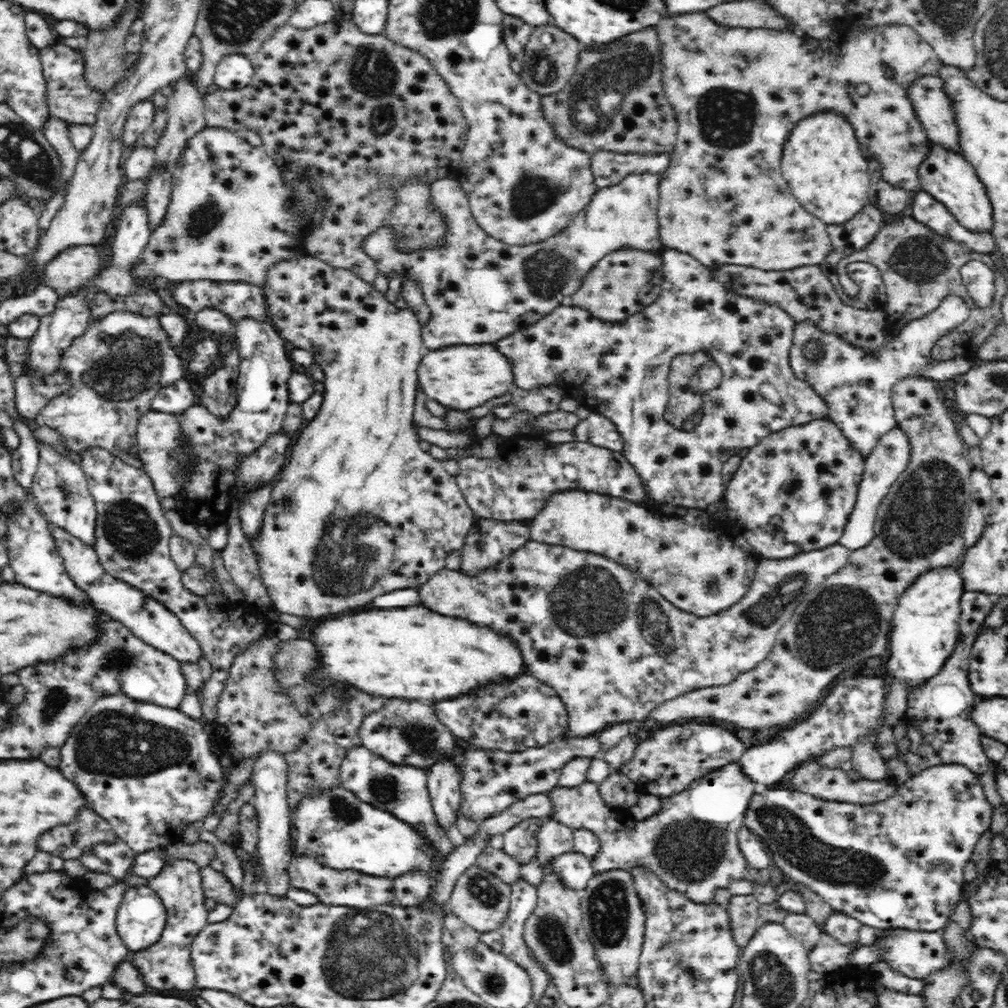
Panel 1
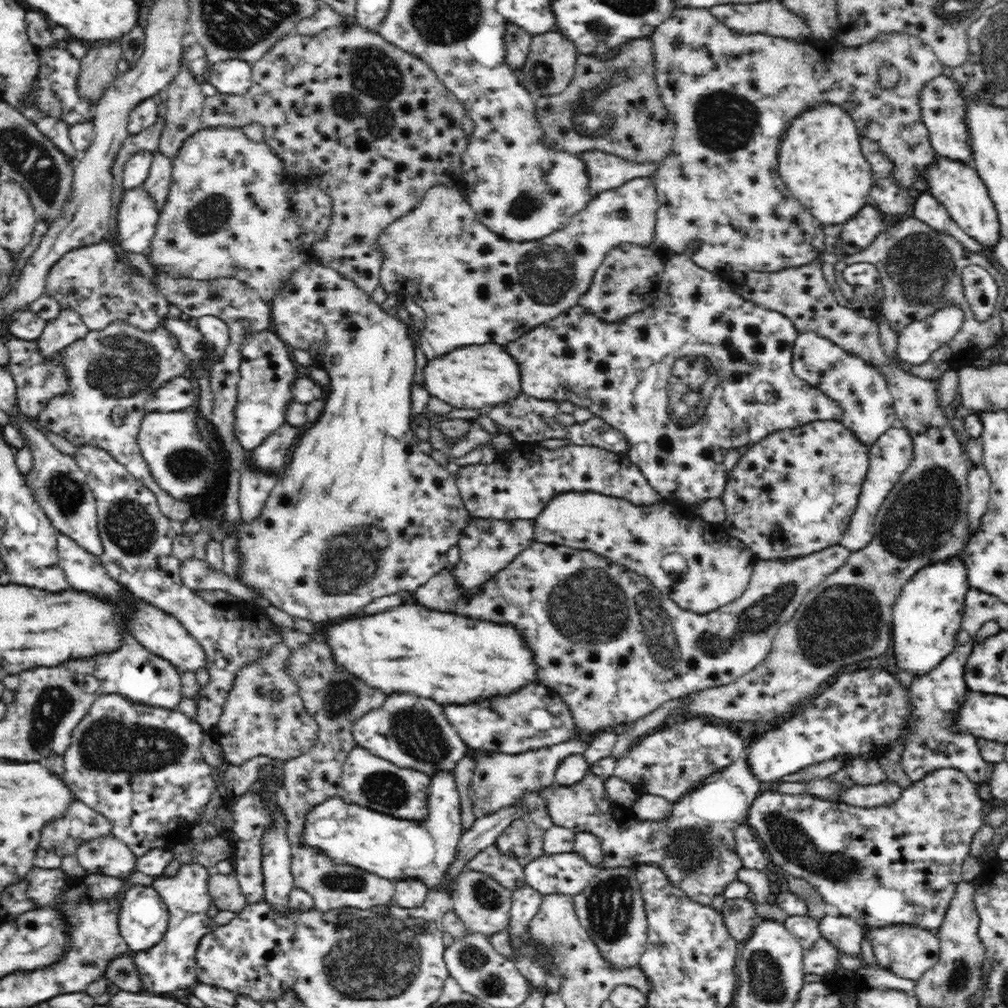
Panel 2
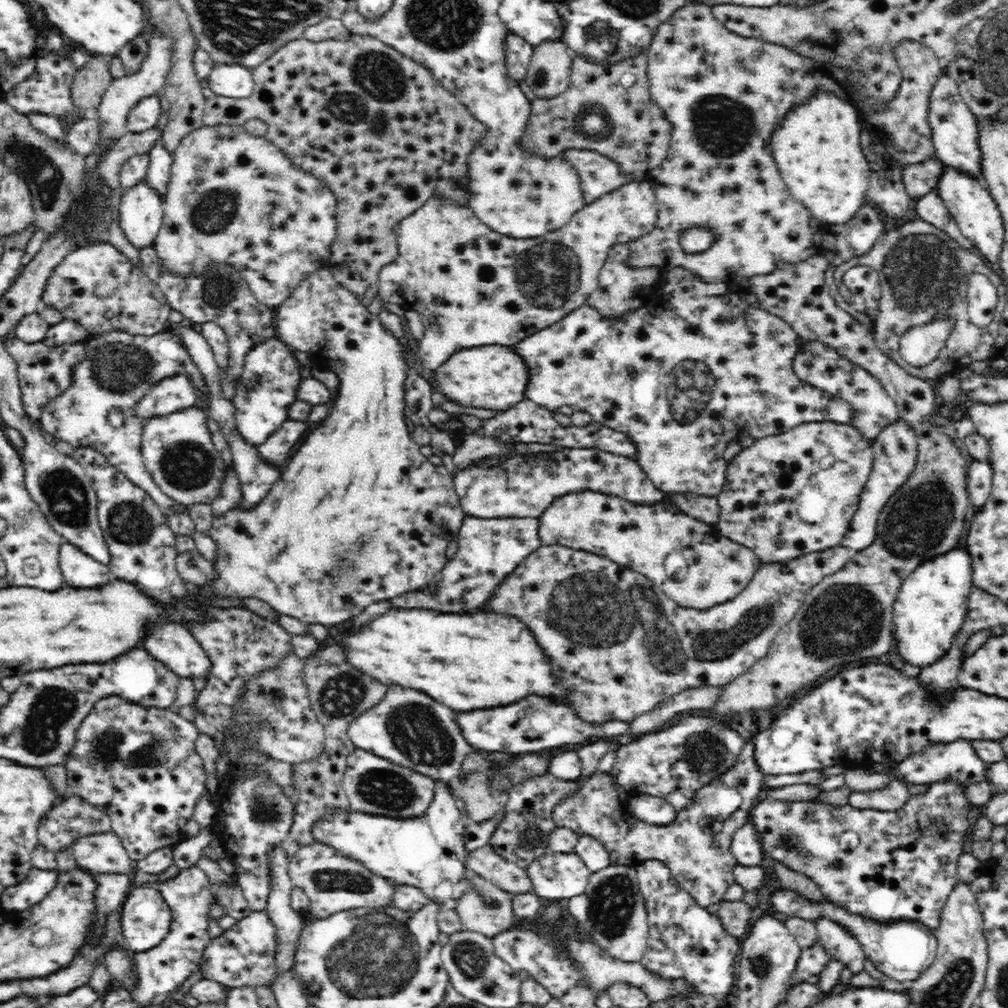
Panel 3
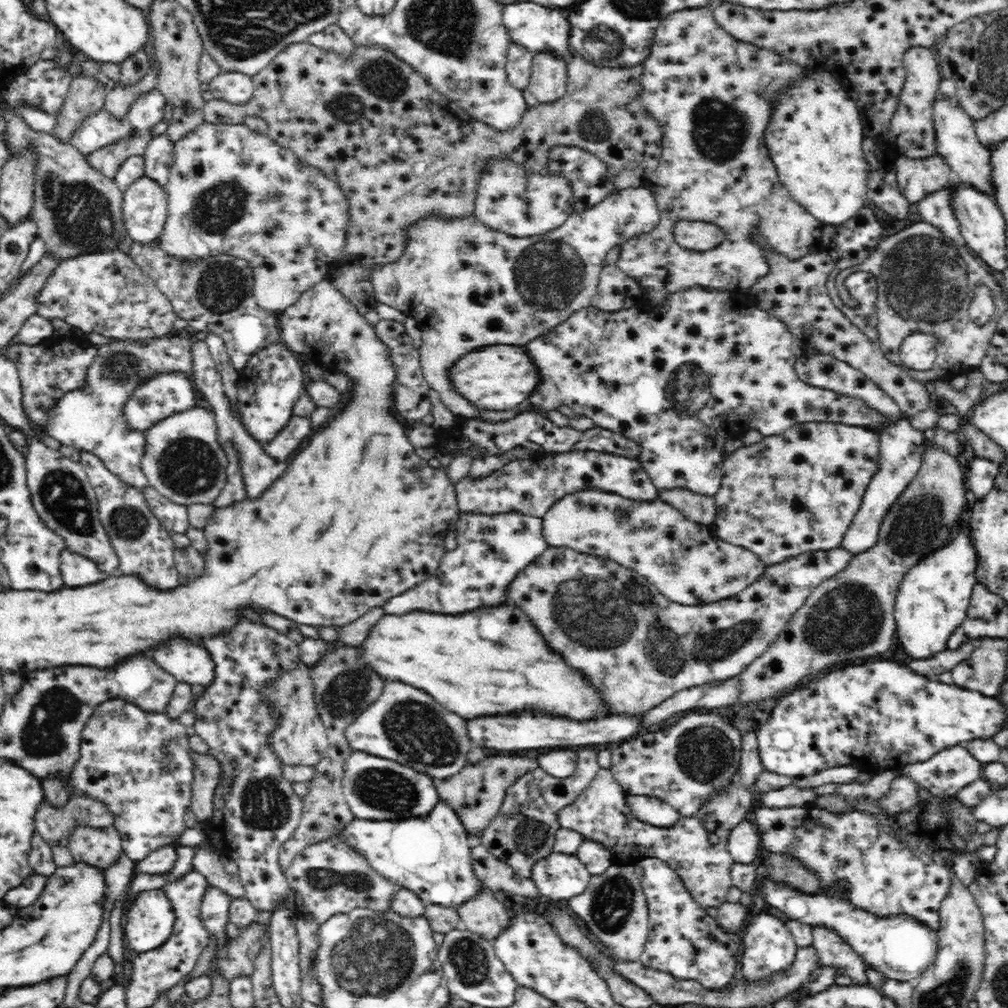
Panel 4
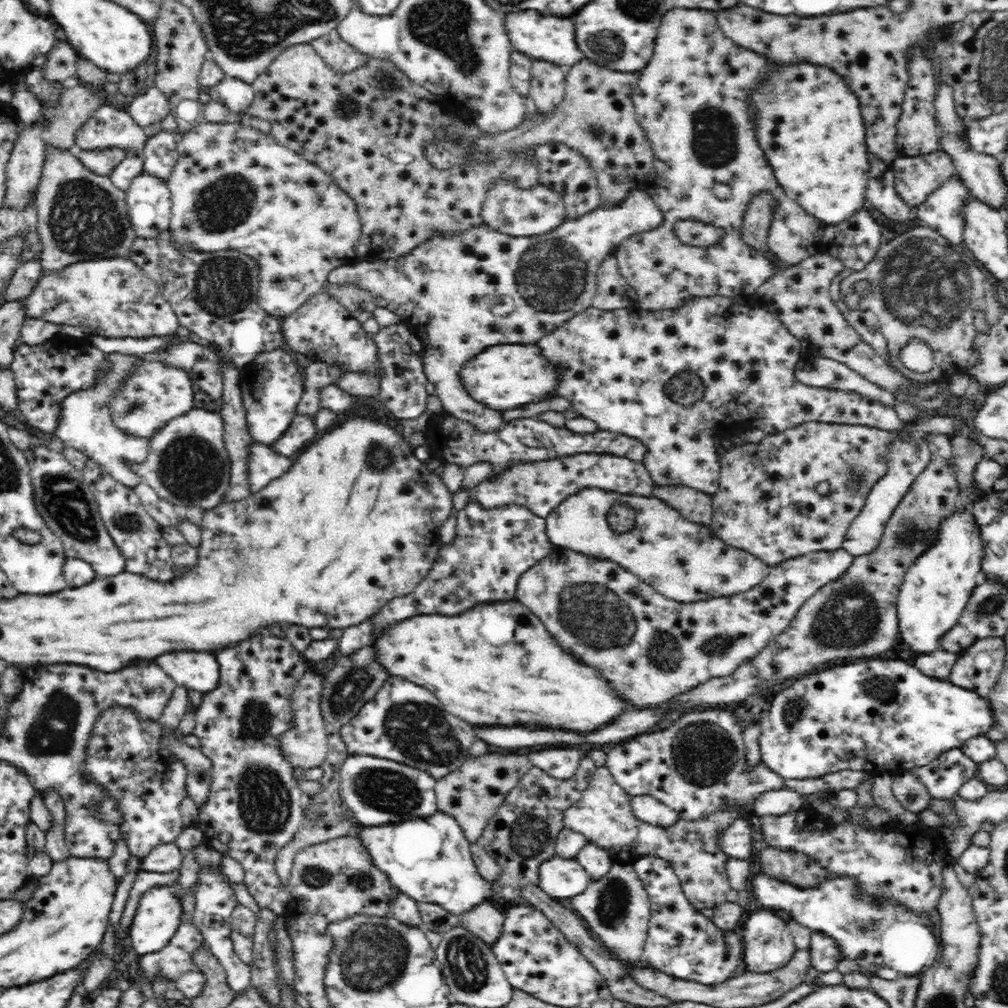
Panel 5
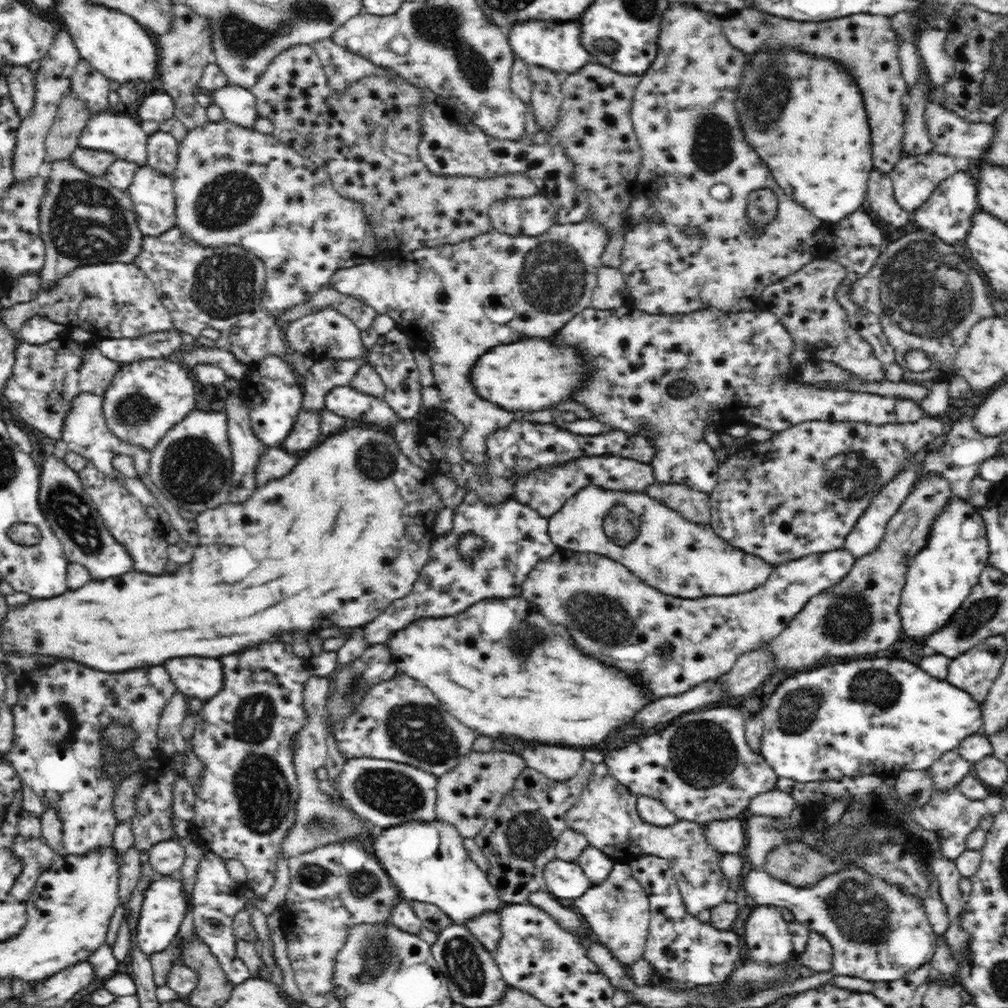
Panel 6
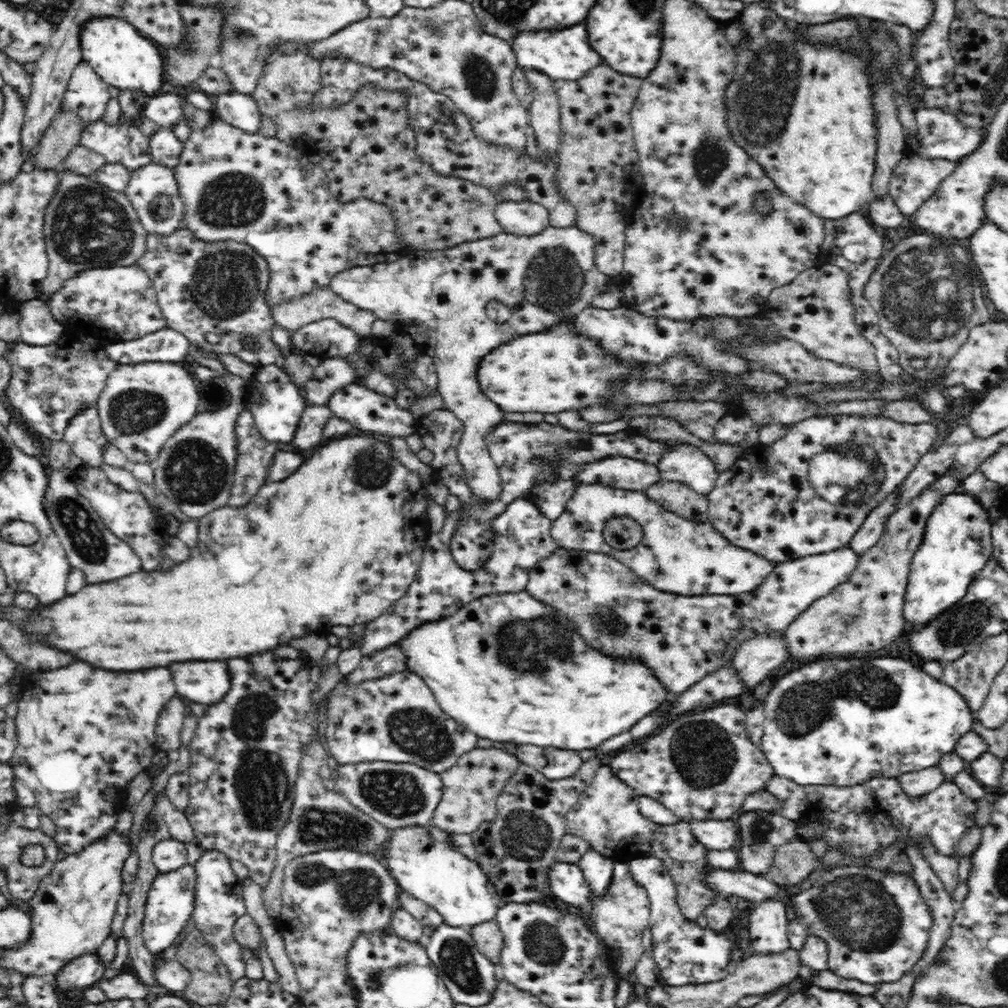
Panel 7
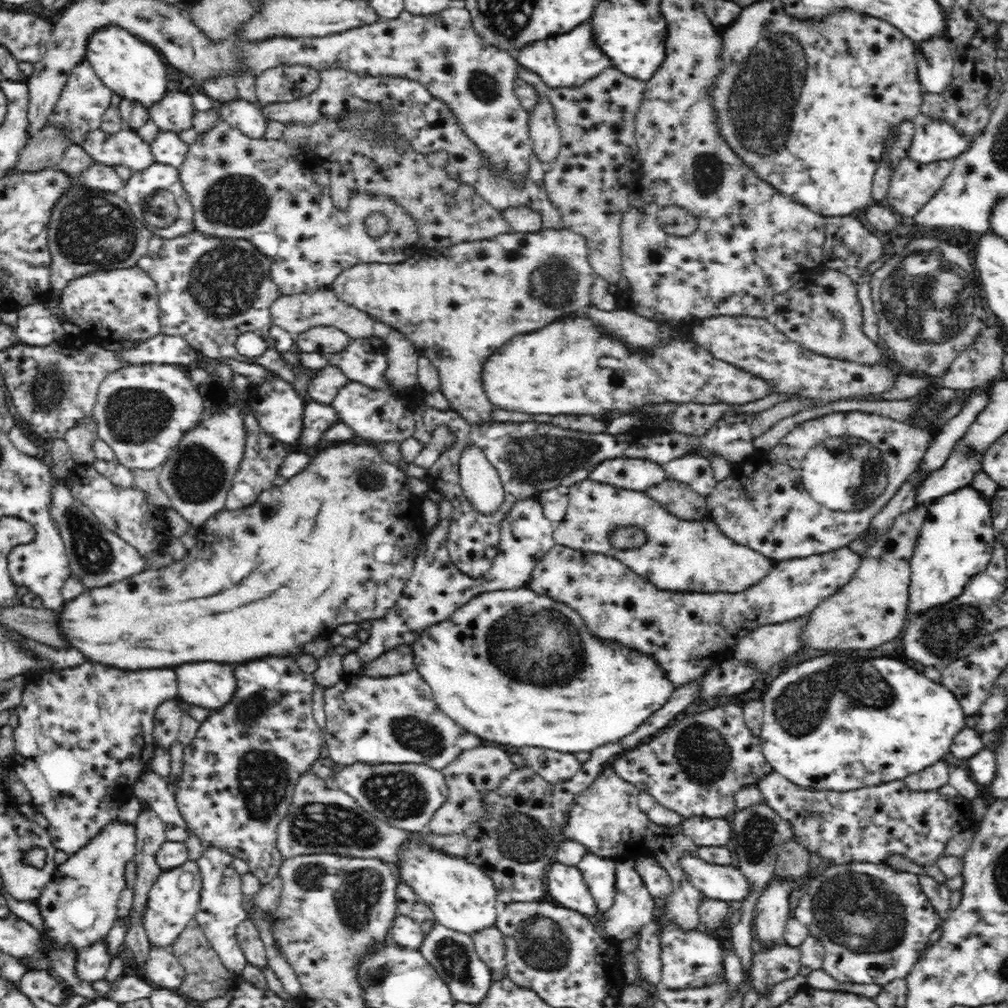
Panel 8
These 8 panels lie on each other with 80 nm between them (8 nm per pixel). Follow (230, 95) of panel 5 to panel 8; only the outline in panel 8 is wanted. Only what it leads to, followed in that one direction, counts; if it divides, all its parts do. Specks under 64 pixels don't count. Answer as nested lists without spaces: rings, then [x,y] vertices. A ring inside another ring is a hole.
[[[241,97],[221,103],[218,112],[222,116],[222,121],[240,130],[245,136],[264,137],[267,120],[257,104]]]

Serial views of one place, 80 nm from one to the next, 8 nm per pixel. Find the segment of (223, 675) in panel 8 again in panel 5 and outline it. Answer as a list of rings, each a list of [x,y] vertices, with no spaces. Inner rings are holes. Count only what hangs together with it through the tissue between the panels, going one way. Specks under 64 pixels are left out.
[[[176,650],[156,656],[156,664],[170,674],[177,686],[201,694],[214,690],[218,684],[220,668],[218,661],[208,652],[194,650]]]

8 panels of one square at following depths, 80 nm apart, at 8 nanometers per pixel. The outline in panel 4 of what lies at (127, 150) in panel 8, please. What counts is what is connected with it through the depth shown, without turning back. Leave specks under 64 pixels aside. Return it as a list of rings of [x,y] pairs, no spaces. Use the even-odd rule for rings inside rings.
[[[102,110],[84,120],[72,133],[68,143],[75,146],[84,156],[88,156],[103,146],[134,135],[127,119],[116,121]]]

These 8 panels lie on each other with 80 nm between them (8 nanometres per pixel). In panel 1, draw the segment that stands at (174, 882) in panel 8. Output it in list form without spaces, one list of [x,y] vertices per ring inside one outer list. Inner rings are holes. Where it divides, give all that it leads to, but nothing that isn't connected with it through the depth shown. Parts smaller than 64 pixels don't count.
[[[146,884],[128,887],[118,907],[115,927],[132,952],[152,946],[162,936],[167,912],[161,898]]]

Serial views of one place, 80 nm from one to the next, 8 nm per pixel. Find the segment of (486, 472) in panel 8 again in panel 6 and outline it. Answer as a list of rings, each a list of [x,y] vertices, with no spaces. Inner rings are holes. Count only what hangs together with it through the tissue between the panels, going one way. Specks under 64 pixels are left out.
[[[590,219],[577,223],[558,223],[538,236],[510,236],[490,230],[452,244],[402,252],[348,268],[339,268],[330,277],[329,285],[340,292],[364,299],[377,313],[394,317],[398,328],[411,337],[415,349],[428,355],[431,375],[441,398],[441,409],[454,415],[466,427],[460,442],[464,457],[474,463],[485,464],[486,437],[506,428],[517,415],[474,396],[468,384],[468,372],[472,364],[489,348],[498,344],[510,344],[522,339],[548,339],[575,314],[592,307],[592,295],[597,283],[597,272],[602,265],[602,254],[612,238],[610,227]],[[486,294],[506,294],[514,302],[515,317],[506,324],[490,320],[484,311]]]

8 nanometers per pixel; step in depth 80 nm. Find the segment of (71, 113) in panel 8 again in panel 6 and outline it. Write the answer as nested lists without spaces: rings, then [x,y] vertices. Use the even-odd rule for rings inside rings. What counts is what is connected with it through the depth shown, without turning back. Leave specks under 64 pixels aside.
[[[81,59],[71,77],[71,90],[81,100],[87,102],[92,109],[92,114],[94,114],[96,111],[110,108],[108,102],[110,81],[88,60]]]

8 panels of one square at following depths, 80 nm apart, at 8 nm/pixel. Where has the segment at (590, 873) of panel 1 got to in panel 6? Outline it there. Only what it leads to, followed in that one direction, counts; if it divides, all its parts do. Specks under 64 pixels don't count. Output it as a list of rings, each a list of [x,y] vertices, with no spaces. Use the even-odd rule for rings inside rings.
[[[552,859],[543,868],[545,890],[553,897],[571,903],[582,896],[592,881],[584,874],[581,866],[575,861]]]

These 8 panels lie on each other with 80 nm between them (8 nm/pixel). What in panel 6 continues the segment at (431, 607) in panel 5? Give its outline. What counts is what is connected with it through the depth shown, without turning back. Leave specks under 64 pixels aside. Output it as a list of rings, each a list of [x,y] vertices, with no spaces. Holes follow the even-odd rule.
[[[467,491],[454,512],[454,528],[446,537],[433,542],[429,564],[423,569],[413,591],[402,599],[394,600],[379,616],[364,626],[366,641],[373,644],[386,642],[397,630],[423,617],[457,616],[482,600],[514,598],[521,585],[538,562],[548,559],[558,547],[548,532],[548,521],[535,510],[514,499],[488,505],[478,493]],[[466,537],[476,537],[480,548],[470,560],[461,554],[460,544]]]

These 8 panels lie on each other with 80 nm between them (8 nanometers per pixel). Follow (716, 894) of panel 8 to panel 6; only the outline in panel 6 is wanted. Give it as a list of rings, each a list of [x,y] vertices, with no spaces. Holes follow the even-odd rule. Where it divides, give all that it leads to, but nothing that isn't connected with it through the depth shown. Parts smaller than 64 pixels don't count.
[[[854,868],[830,874],[812,887],[786,884],[763,870],[751,870],[740,888],[759,906],[788,910],[796,921],[826,937],[832,943],[831,972],[836,975],[889,983],[930,964],[936,952],[937,936],[923,903]]]

